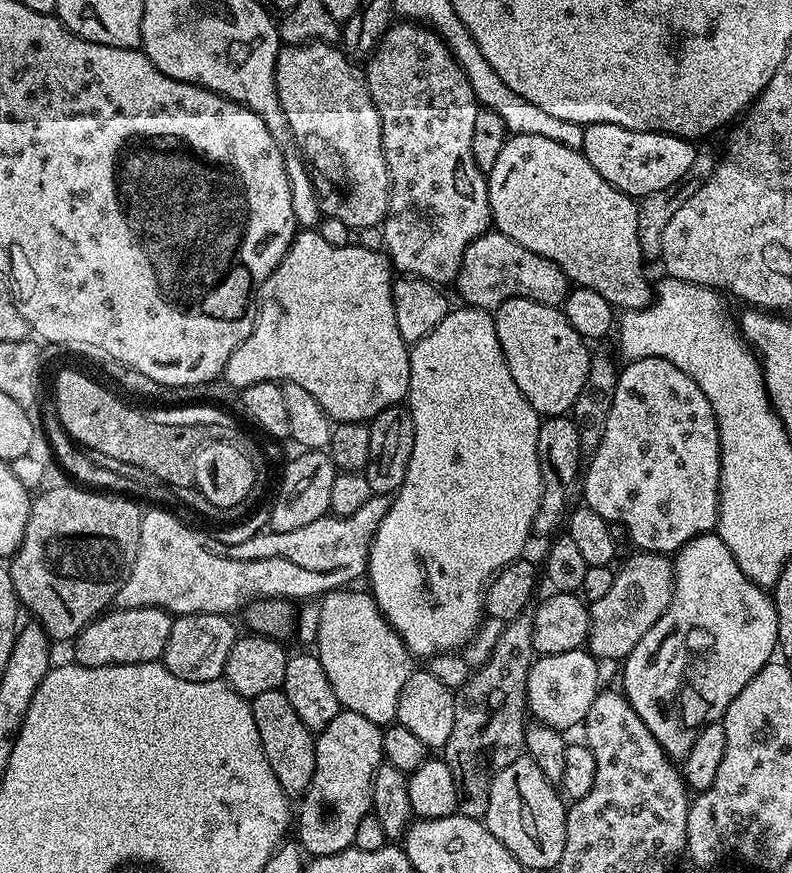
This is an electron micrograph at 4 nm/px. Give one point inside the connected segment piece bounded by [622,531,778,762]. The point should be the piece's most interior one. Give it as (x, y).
(721, 628)

